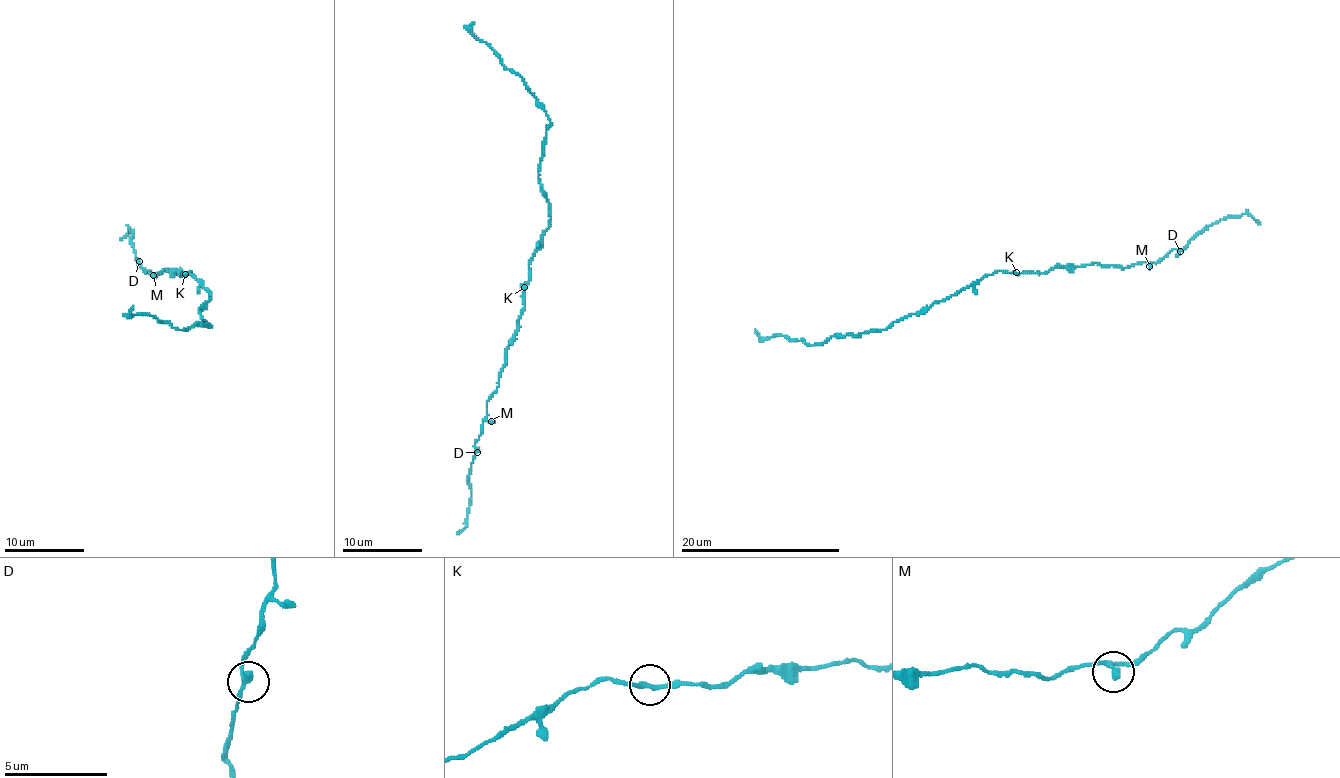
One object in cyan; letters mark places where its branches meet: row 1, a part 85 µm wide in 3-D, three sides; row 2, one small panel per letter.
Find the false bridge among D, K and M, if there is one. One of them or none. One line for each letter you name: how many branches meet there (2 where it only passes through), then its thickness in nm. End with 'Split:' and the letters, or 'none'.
Split: none

